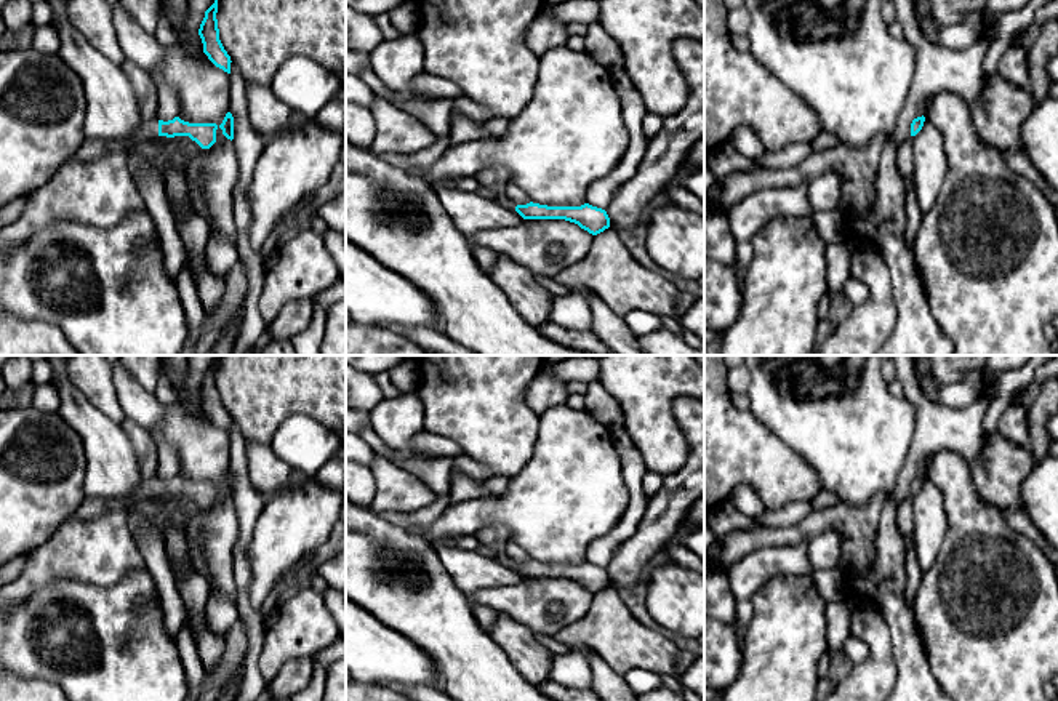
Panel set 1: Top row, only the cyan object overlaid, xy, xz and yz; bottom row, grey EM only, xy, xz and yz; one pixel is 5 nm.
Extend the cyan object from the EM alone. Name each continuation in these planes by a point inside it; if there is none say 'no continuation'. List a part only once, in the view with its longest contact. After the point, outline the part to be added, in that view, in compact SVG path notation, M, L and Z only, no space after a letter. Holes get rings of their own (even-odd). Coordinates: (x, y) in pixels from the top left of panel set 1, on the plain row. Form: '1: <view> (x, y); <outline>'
1: xy (149, 487); M158 477L142 480L134 490L136 498L157 496L157 495L158 495Z

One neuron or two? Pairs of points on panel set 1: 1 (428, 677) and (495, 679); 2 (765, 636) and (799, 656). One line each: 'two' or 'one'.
1: two
2: one

